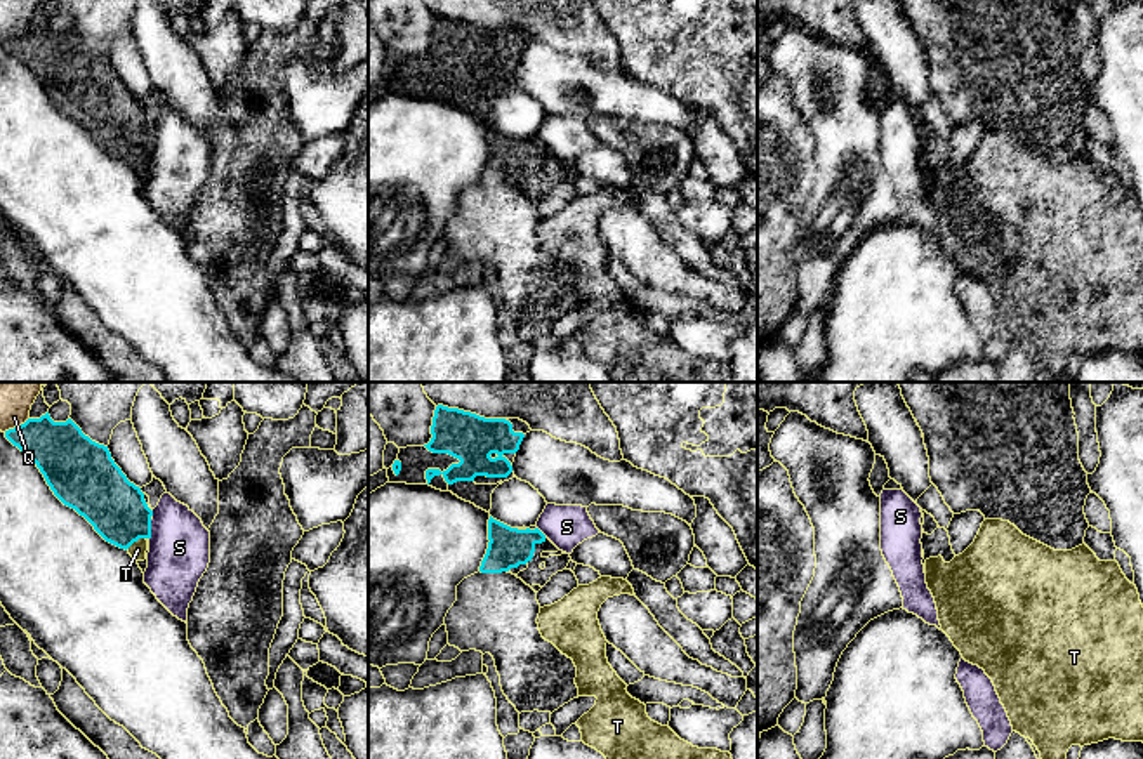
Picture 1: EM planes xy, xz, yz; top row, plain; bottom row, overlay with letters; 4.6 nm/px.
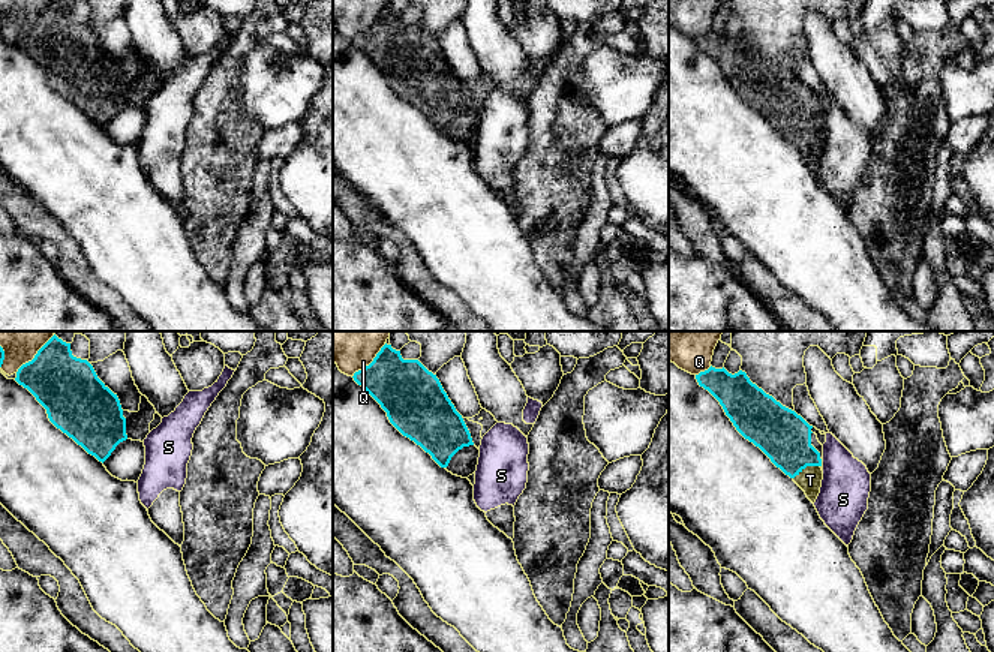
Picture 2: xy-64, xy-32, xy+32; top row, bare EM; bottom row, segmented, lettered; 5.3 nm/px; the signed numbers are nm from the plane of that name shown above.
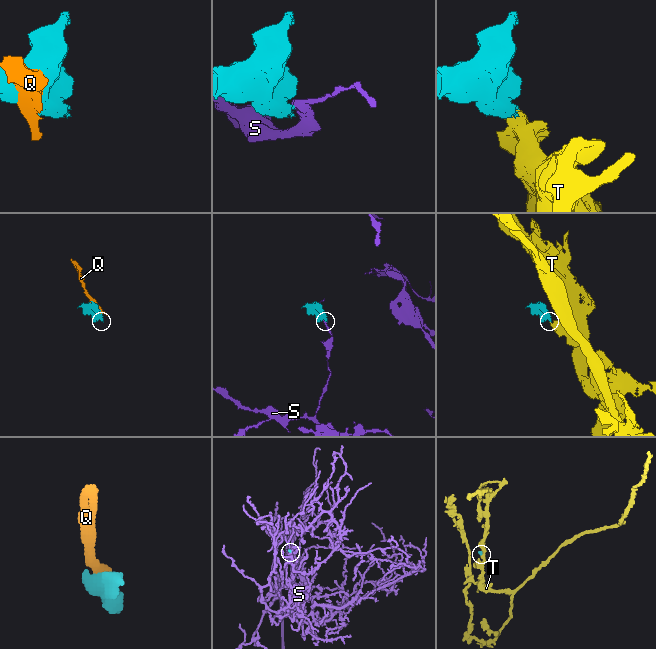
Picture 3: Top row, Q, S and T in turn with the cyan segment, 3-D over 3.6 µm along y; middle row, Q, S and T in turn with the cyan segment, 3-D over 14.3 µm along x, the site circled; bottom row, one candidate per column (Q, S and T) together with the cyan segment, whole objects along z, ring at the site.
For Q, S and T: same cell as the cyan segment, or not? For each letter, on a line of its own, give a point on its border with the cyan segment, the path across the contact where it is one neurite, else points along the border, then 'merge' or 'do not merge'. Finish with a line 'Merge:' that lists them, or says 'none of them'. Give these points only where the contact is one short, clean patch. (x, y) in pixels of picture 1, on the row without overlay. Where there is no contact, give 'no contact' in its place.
Q: meets cyan in xy at (18, 37); do not merge
S: meets cyan in xy at (150, 141); border along xy (151, 131), (150, 150); do not merge
T: meets cyan in xy at (134, 151); runs through xy (117, 120), (134, 151), (138, 160); merge
Merge: T

